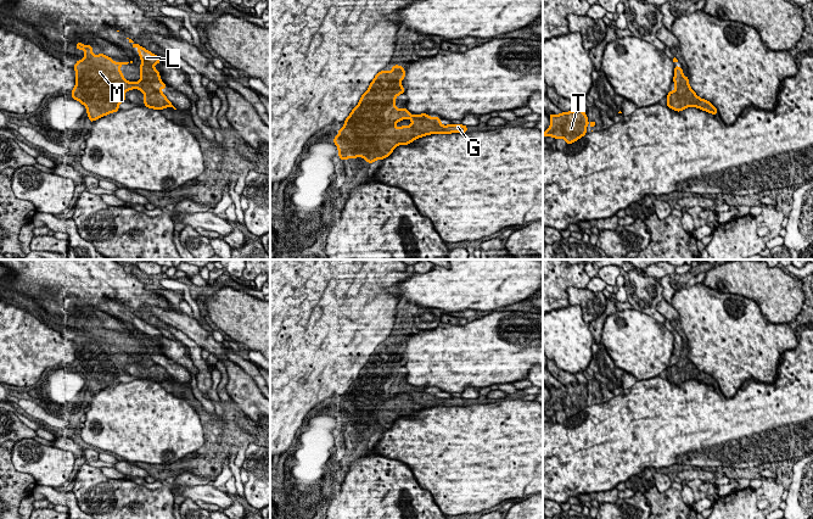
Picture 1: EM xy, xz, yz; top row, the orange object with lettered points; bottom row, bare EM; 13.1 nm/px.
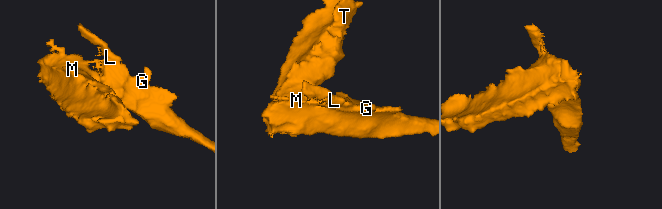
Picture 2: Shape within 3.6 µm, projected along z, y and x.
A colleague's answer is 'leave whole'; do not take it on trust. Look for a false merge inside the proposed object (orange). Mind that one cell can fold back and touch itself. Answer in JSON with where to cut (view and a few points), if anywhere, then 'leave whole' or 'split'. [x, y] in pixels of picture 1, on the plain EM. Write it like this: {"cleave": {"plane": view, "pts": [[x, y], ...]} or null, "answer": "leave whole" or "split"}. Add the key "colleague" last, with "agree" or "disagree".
{"cleave": null, "answer": "leave whole", "colleague": "agree"}

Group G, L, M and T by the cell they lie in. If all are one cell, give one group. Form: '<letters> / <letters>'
G L M T

